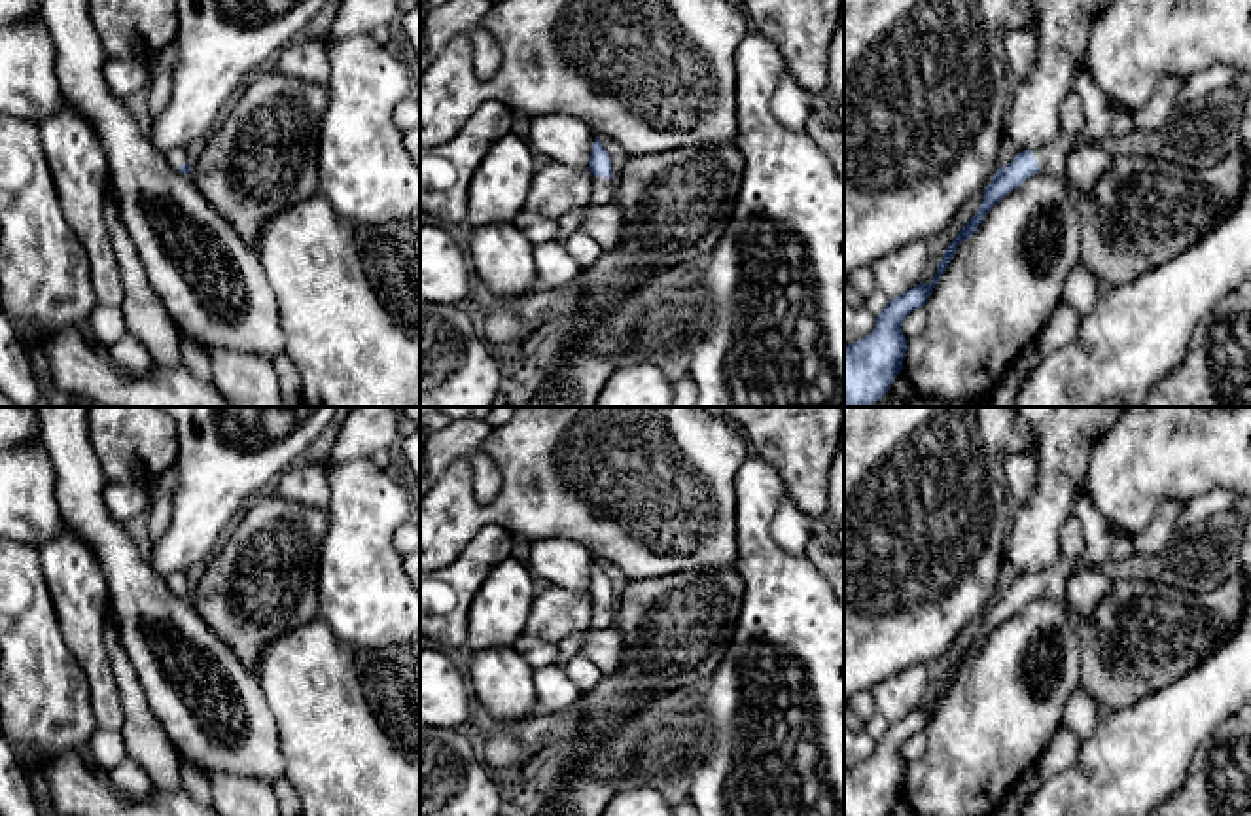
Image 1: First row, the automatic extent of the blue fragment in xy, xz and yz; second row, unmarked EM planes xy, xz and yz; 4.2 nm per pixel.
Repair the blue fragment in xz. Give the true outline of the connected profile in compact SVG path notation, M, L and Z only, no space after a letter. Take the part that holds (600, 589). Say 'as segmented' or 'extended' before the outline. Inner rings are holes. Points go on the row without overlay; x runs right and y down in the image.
extended; M598 560L594 562L594 568L592 568L589 593L594 598L590 630L609 629L613 625L613 619L615 619L613 594L611 594L609 577L606 576L606 572L598 564Z

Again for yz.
extended; M1086 494L1079 496L1075 517L1084 534L1081 555L1075 559L1062 557L1054 566L1039 574L1024 574L1009 589L997 593L984 613L980 632L946 672L935 702L929 708L920 706L903 719L890 723L886 733L876 740L872 755L844 771L844 816L888 816L891 812L903 793L908 767L901 755L903 744L927 727L958 670L977 655L994 629L1033 598L1066 596L1066 587L1075 574L1105 568L1113 545L1119 540L1132 538L1122 526L1111 523Z

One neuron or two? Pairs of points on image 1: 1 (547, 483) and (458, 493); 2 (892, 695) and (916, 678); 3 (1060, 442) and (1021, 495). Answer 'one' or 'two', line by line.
1: one
2: one
3: two

